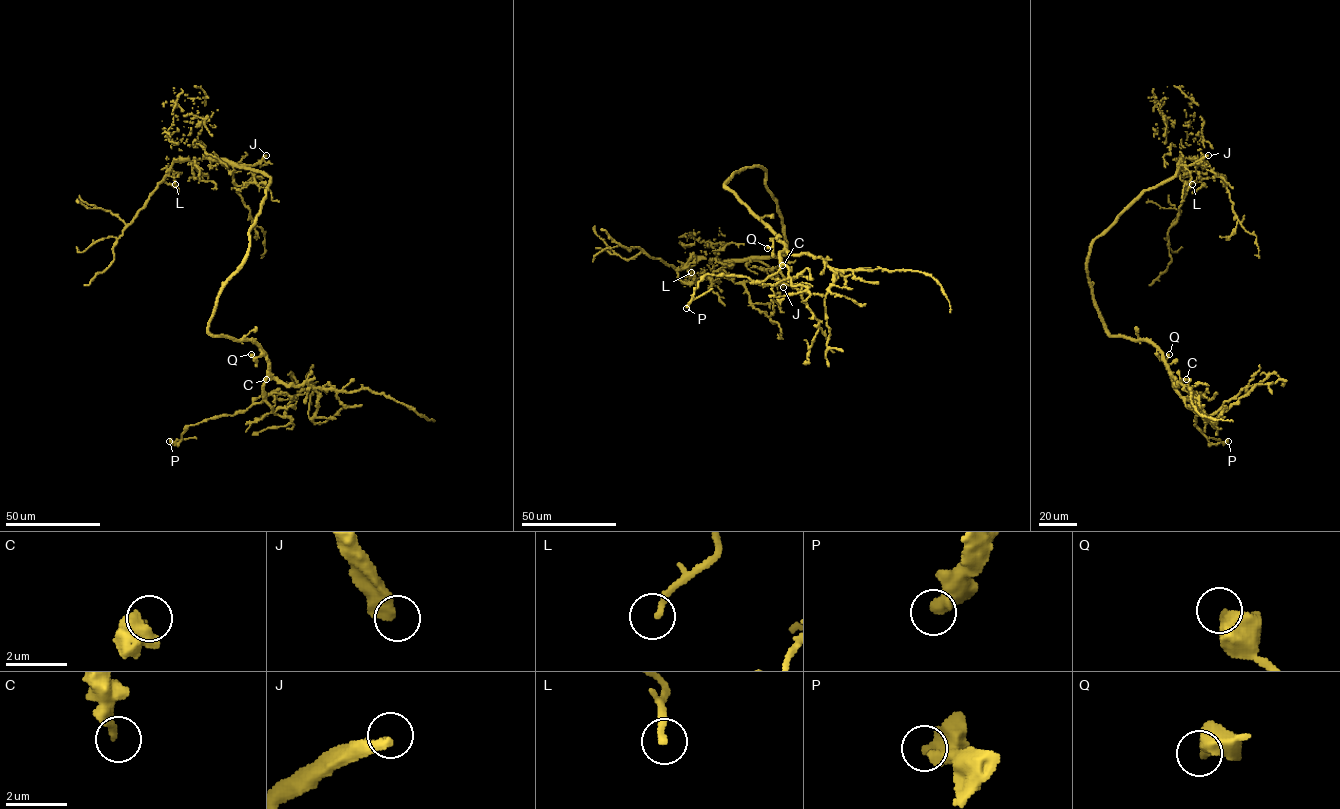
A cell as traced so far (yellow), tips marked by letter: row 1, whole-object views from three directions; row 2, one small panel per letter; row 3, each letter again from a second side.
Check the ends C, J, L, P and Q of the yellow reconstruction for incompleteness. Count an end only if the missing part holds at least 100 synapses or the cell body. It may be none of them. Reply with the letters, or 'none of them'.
J

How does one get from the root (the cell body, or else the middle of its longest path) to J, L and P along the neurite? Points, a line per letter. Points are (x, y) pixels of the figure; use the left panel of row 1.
J: (245, 260), (250, 228), (259, 212), (270, 178), (239, 166), (256, 165), (266, 155)
L: (245, 260), (250, 228), (270, 178), (202, 156), (175, 160), (170, 169), (175, 184)
P: (245, 260), (221, 291), (208, 331), (259, 347), (268, 364), (263, 400), (189, 425), (179, 442), (169, 441)

